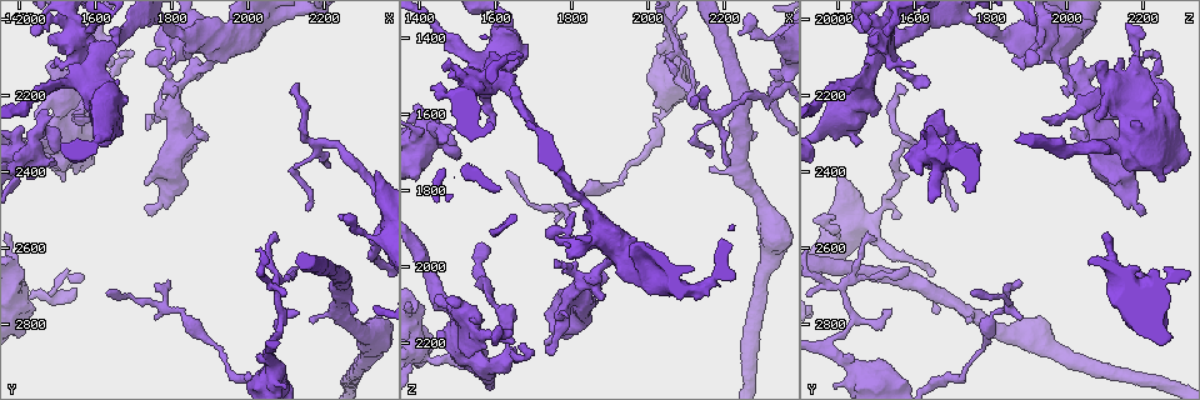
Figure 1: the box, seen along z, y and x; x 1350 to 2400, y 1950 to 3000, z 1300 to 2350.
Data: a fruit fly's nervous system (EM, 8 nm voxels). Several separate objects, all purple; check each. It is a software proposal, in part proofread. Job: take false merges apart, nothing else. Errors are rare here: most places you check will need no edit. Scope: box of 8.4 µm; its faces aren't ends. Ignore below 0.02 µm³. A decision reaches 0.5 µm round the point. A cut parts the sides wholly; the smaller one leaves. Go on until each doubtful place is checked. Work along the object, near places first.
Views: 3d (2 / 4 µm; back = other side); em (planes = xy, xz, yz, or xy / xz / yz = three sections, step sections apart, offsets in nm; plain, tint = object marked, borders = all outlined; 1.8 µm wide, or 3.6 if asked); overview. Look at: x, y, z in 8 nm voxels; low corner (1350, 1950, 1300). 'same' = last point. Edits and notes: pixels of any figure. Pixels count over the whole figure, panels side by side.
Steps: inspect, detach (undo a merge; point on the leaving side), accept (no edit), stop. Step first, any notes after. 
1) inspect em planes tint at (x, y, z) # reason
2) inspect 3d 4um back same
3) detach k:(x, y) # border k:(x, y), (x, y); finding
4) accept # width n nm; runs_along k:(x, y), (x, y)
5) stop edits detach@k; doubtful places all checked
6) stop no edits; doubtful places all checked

inspect em xy step 4 tint at (1435, 2725, 2245)

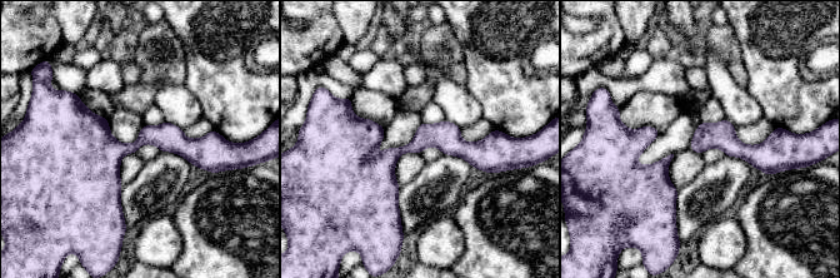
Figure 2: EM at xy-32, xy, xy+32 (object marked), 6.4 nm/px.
inspect em xz step 4 tint same # cut it another way

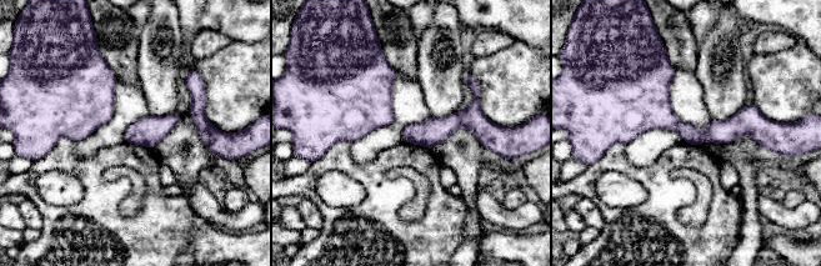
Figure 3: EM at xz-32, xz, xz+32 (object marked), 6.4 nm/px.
accept # width 140 nm; runs_along 3:(616, 125), (766, 135); continuous, no second neuron

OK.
inspect em planes plain at (1635, 2190, 2250) # calibre changes

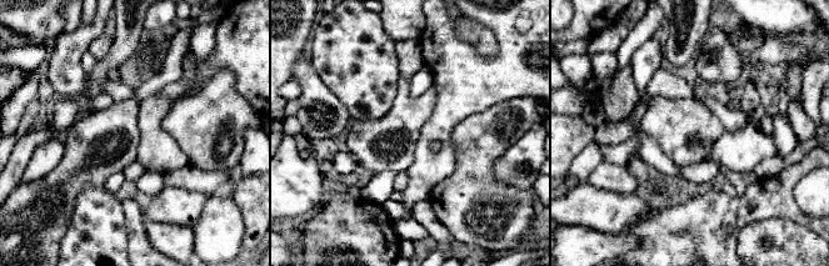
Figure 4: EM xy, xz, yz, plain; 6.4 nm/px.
inspect em planes tint same # with the object marked

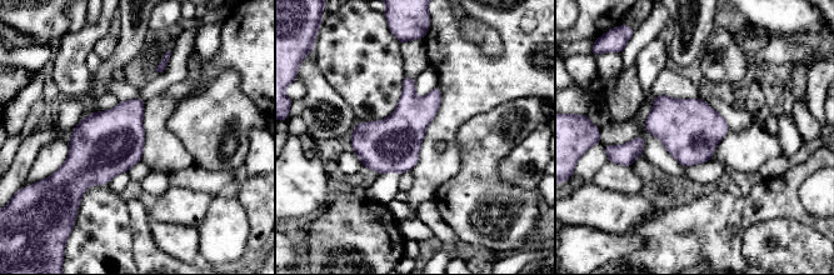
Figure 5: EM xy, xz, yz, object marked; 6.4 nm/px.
accept # all the same neuron

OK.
inspect em 3.6um planes tint at (1580, 2105, 2190)

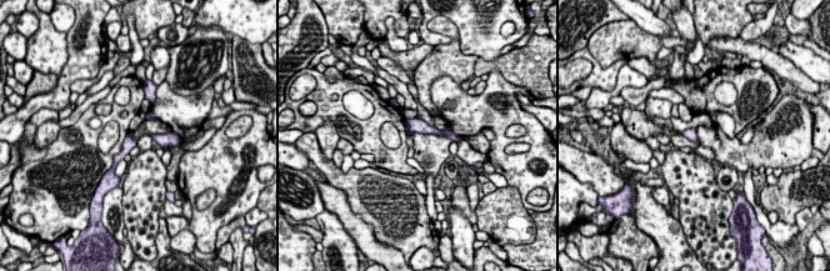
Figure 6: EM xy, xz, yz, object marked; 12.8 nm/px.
accept # runs_along 6:(408, 123), (411, 126), (450, 134); one neuron here

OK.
inspect em 3.6um yz step 16 tint at (1565, 2050, 1525) # thin arm on a thick one

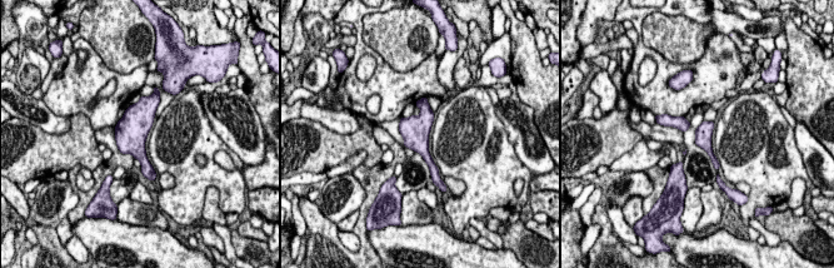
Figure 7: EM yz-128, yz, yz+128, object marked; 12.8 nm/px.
inspect em 3.6um planes tint same # cut it another way

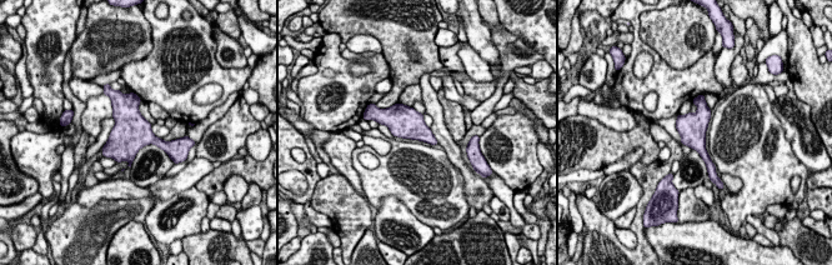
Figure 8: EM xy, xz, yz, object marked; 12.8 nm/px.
accept # width 360 nm; continuous, no second neuron

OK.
inspect em xy step 4 tint at (1605, 2200, 1465) # sharp bend

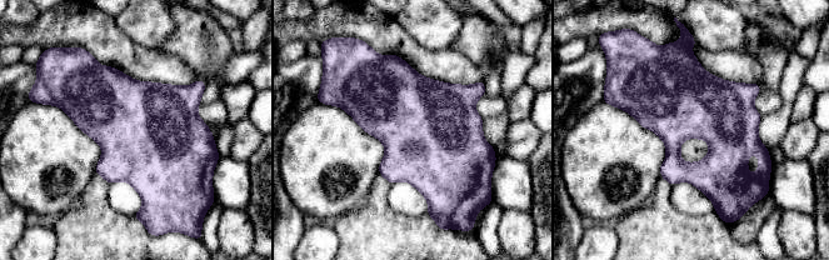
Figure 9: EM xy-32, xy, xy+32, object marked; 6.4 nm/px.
inspect em xz step 16 tint same # another direction

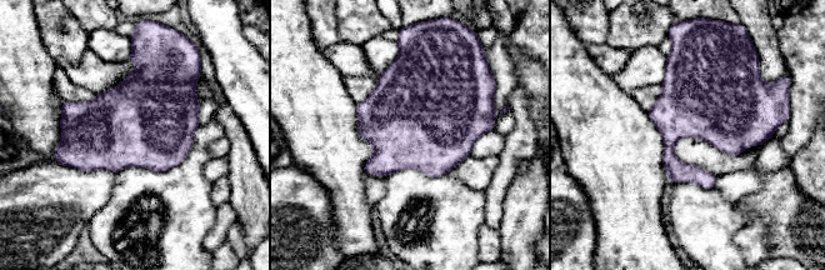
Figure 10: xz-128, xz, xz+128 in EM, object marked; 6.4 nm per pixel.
accept # all the same neuron

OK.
inspect 3d 4um at (1430, 2360, 1660)

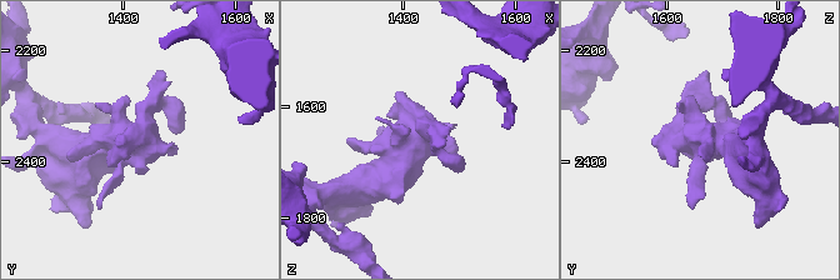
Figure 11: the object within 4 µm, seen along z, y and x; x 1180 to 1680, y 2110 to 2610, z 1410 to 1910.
inspect em 3.6um planes plain at (1420, 2360, 1655) # shape alone is not enough

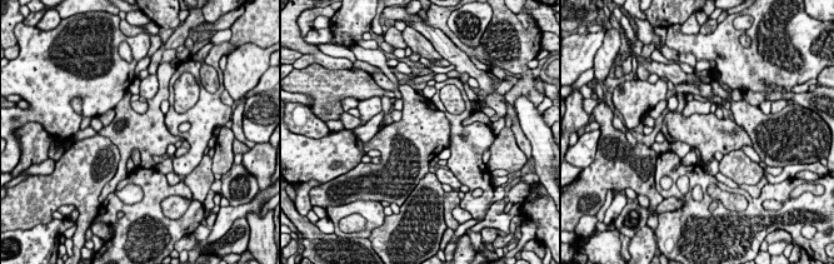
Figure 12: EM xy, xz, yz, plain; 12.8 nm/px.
inspect em 3.6um planes borders same # see the neighbours

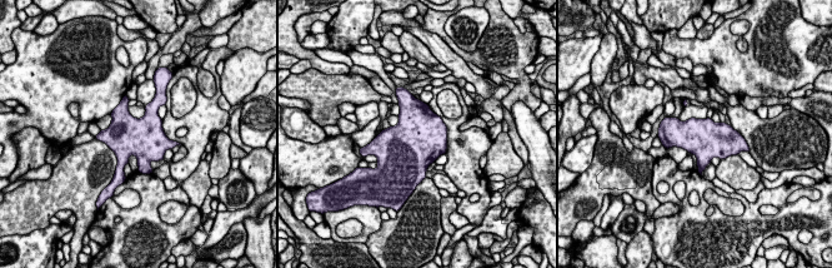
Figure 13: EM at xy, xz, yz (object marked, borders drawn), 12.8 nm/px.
accept # width 500 nm; all the same neuron

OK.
stop no edits; doubtful places all checked

